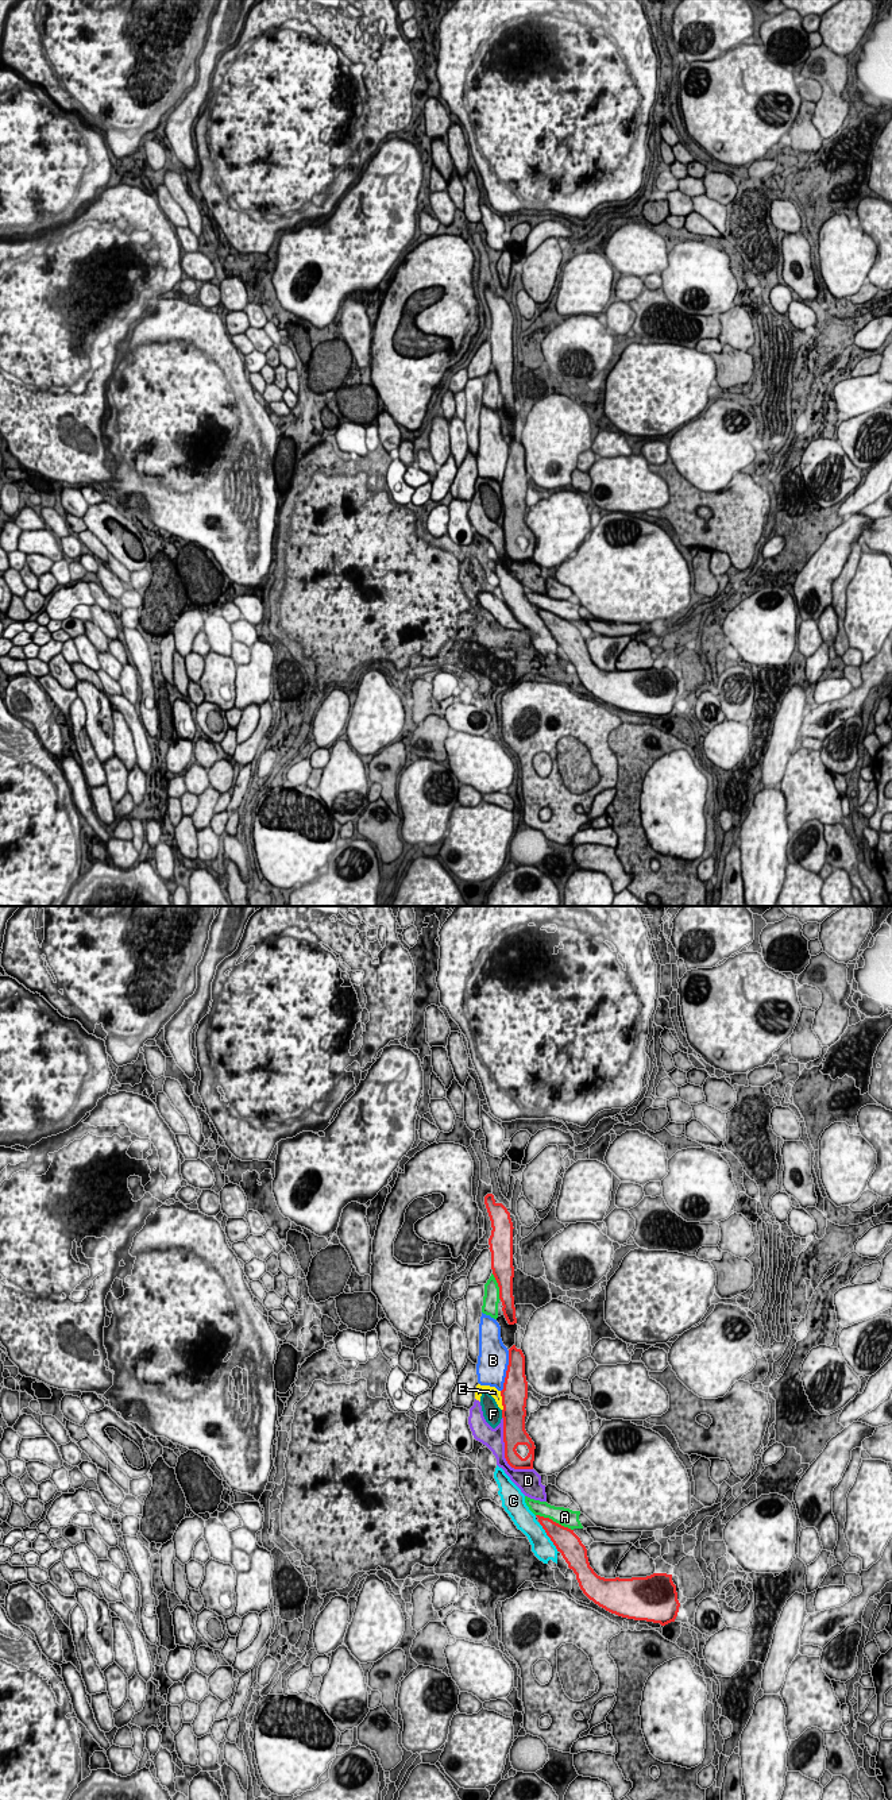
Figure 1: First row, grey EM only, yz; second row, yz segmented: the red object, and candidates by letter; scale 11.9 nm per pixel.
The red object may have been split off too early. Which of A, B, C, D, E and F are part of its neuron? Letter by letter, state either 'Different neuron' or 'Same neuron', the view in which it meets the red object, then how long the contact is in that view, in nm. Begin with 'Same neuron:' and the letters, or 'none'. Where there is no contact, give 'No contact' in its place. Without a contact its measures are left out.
Same neuron: none
A: Different neuron. Touches red in yz. Shared border 480 nm
B: Different neuron. Touches red in yz. Shared border 500 nm
C: Different neuron. Touches red in yz. Shared border 420 nm
D: Different neuron. Touches red in yz. Shared border 750 nm
E: Different neuron. Touches red in yz. Shared border 240 nm
F: Different neuron. Touches red in yz. Shared border 100 nm

